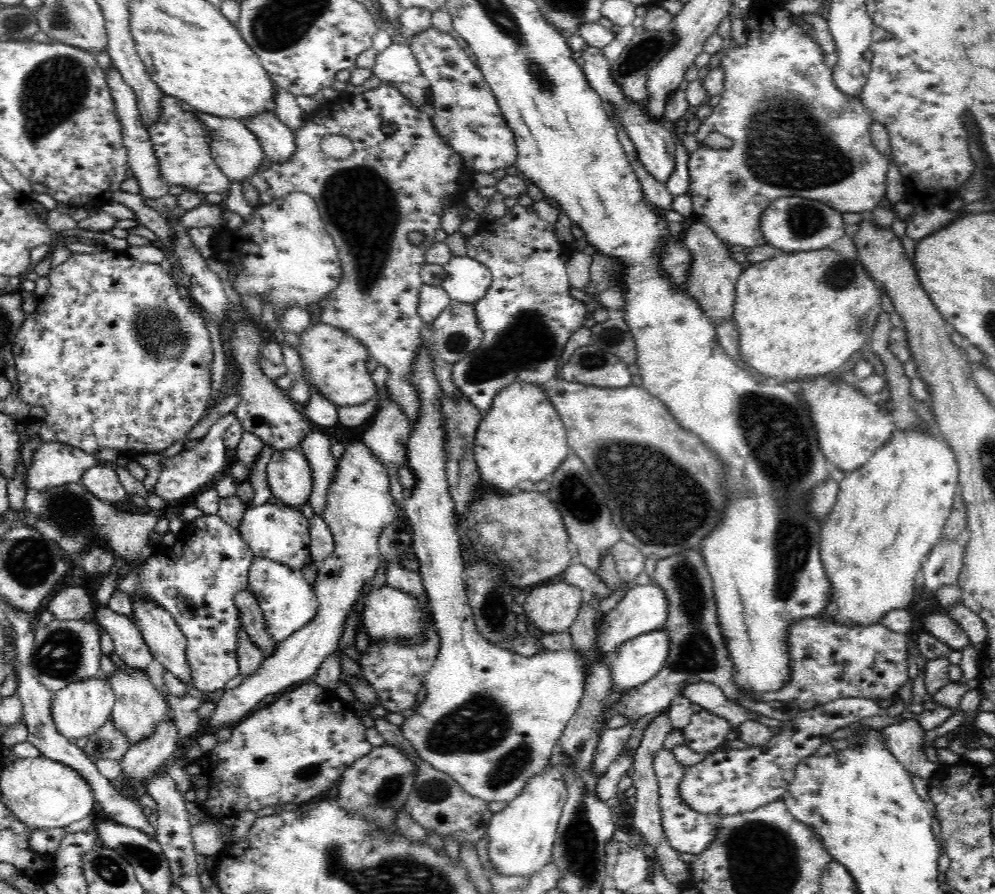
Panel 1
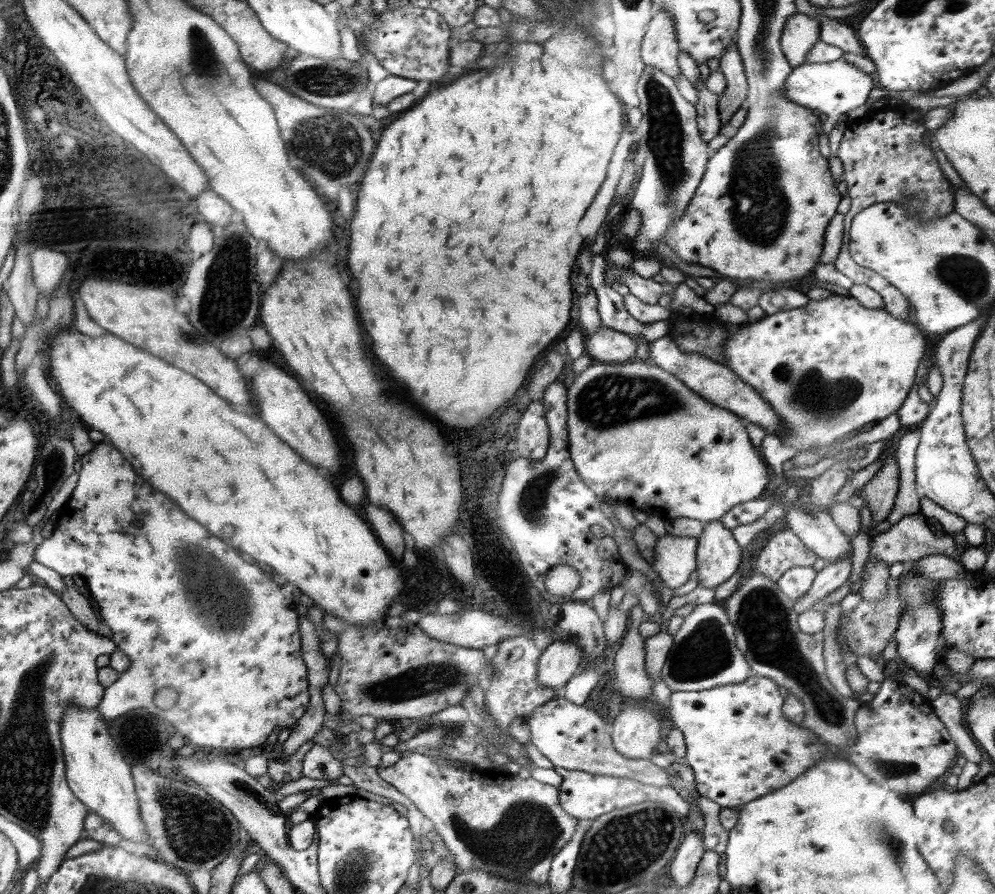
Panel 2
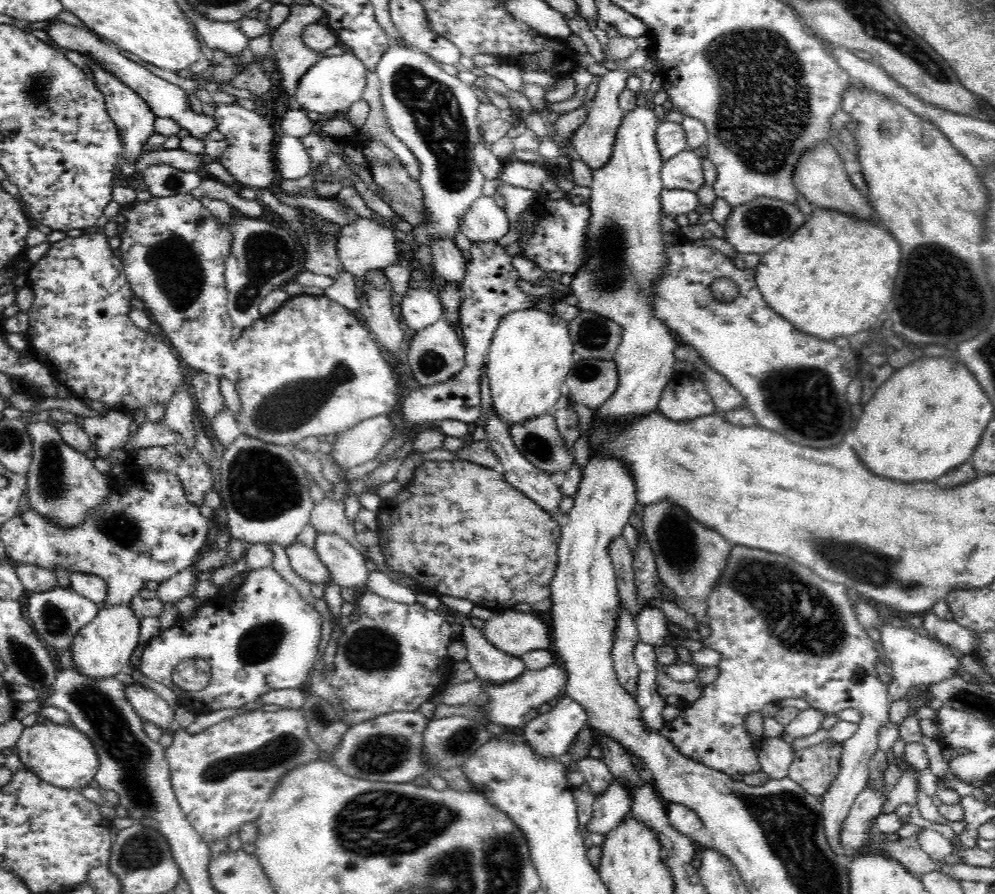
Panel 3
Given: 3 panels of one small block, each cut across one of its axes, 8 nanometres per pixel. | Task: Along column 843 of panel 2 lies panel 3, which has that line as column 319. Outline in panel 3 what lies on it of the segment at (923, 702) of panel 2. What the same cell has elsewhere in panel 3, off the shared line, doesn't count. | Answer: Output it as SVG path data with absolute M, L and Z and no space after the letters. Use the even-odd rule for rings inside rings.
M281 708L275 712L261 709L244 711L196 734L179 728L174 731L172 744L165 748L165 755L179 806L196 833L208 844L213 841L226 842L230 835L238 835L246 822L258 821L265 802L270 798L269 794L280 779L296 766L318 759L320 750L308 734L301 709Z

